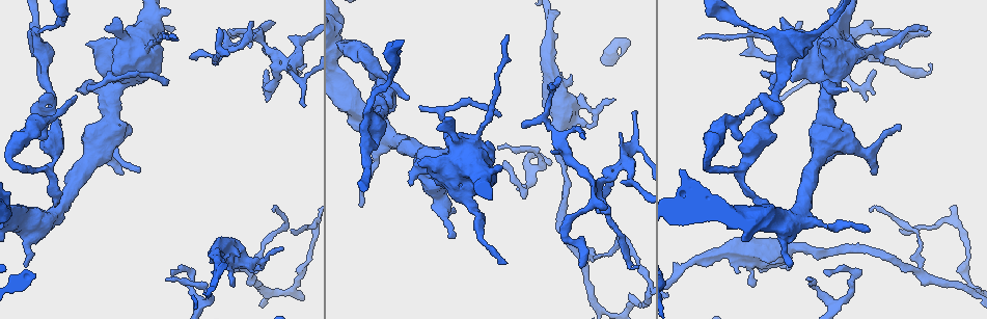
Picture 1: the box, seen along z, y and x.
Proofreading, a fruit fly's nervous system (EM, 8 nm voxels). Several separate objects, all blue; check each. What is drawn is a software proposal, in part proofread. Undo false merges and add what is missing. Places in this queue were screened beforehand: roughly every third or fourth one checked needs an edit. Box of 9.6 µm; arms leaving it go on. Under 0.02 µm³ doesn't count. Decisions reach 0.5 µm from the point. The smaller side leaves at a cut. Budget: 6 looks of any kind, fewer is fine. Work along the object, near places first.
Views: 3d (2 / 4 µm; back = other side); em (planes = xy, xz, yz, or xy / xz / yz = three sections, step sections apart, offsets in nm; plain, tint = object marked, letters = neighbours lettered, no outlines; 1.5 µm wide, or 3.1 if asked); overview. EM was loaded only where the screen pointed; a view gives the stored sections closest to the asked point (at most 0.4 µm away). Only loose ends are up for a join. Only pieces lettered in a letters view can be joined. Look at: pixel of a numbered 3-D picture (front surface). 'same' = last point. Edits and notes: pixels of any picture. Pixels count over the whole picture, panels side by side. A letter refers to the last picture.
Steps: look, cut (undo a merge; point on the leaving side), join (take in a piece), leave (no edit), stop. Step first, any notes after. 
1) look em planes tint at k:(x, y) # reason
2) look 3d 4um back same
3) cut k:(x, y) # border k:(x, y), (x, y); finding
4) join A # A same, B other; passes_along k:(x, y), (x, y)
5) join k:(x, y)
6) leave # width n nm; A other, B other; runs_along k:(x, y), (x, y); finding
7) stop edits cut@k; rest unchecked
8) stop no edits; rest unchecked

look 3d 4um back at 1:(857, 87) # sharp bend

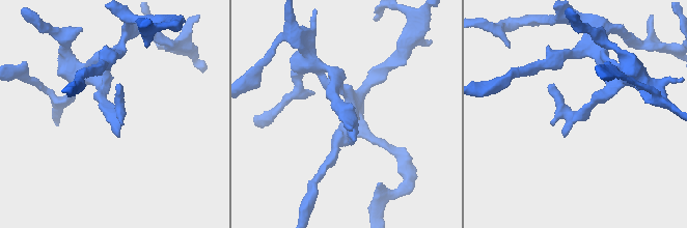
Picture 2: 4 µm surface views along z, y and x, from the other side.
look em planes tint at 2:(579, 115)

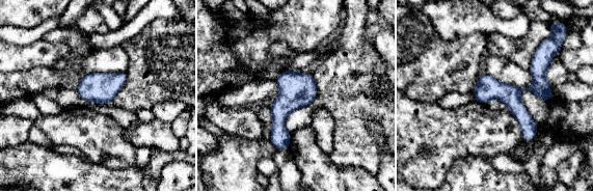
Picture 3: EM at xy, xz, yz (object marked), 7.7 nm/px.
look em planes letters same # what lies round it

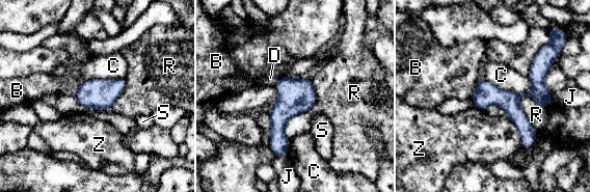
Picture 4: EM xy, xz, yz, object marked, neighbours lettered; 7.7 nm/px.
leave # B other, C other, D other, J other, R other, S other, Z other; runs_along 4:(541, 59), (538, 86), (515, 100), (527, 144); one neuron here

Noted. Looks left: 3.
look em planes tint at 1:(928, 65) # an open end

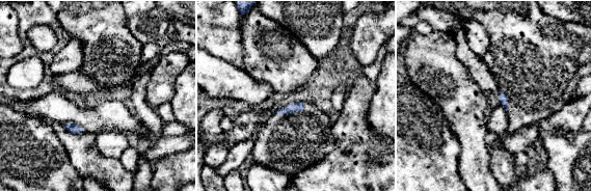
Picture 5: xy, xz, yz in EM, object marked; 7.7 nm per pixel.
look em planes letters same

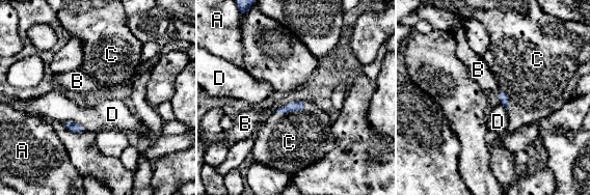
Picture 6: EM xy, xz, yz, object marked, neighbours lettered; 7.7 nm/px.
join C # A other, B other, C same, D other; passes_along 6:(296, 105), (293, 110), (290, 142); the neuron continues

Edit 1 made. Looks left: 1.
look em planes letters at 1:(508, 35)

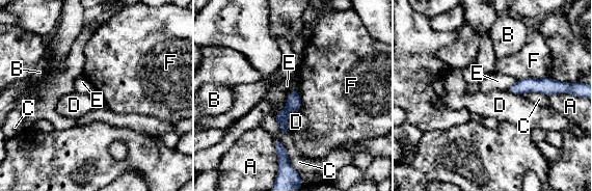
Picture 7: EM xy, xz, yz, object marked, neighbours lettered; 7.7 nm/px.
leave # A other, B other, C other, D other, E other, F other; border 7:(544, 77), (517, 80); no lettered piece goes on from it

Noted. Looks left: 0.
stop edits join@6; rest unchecked

